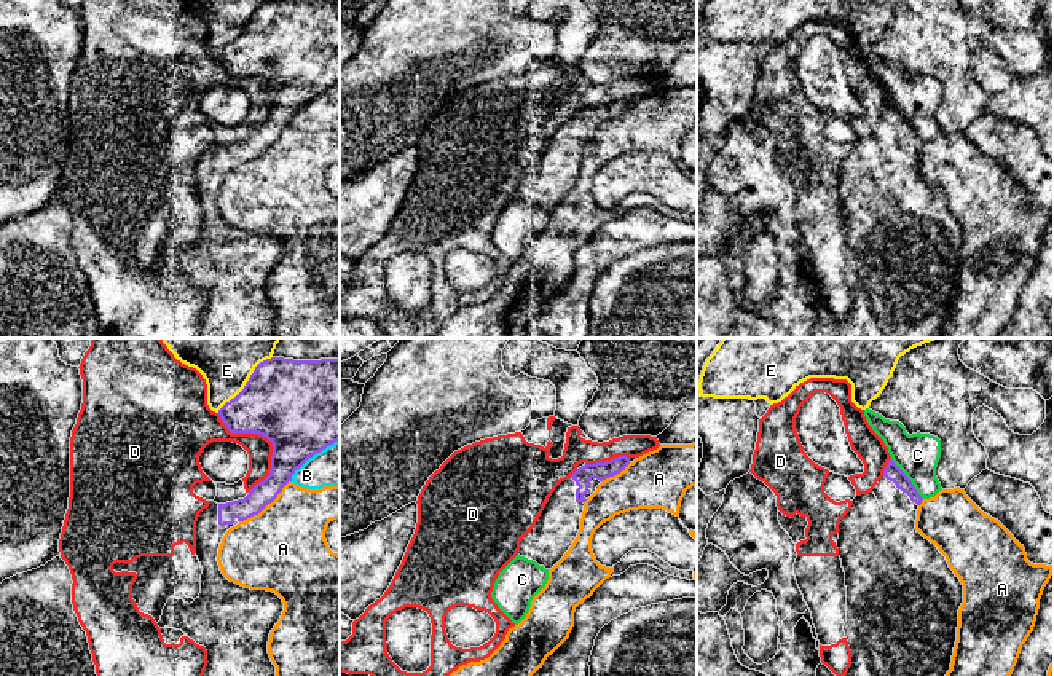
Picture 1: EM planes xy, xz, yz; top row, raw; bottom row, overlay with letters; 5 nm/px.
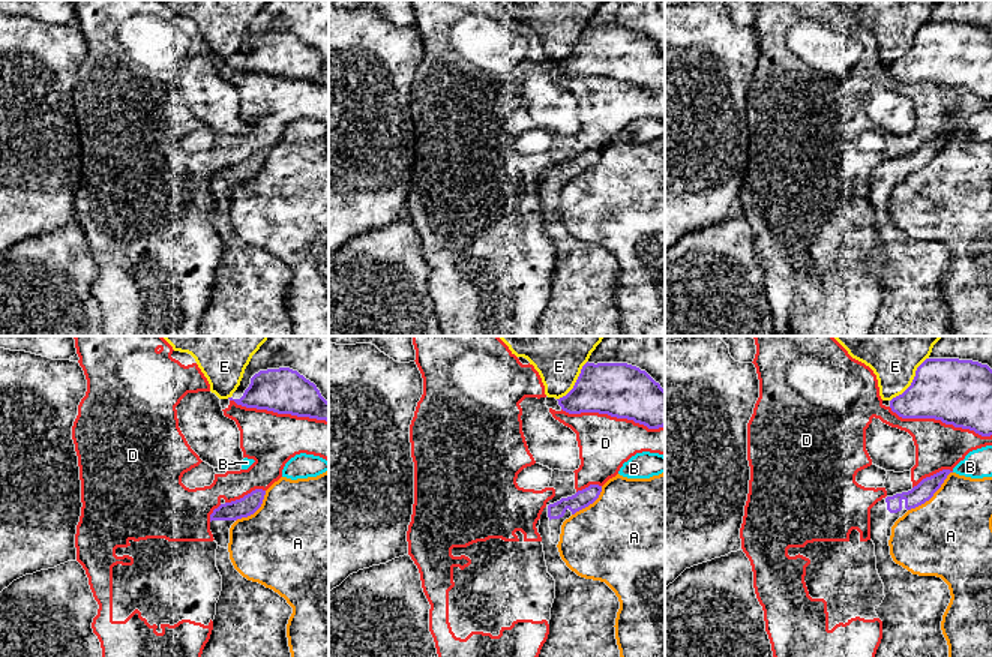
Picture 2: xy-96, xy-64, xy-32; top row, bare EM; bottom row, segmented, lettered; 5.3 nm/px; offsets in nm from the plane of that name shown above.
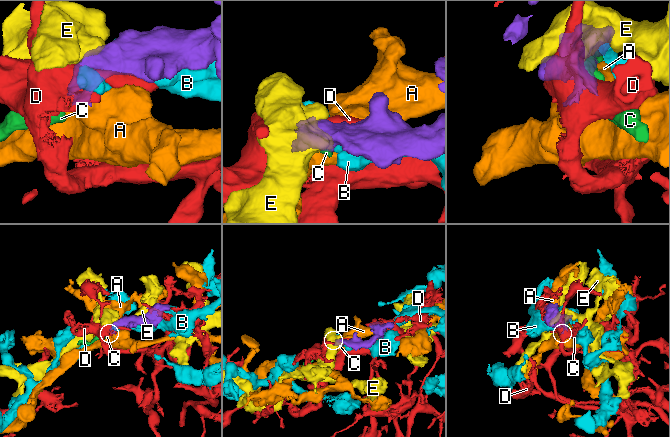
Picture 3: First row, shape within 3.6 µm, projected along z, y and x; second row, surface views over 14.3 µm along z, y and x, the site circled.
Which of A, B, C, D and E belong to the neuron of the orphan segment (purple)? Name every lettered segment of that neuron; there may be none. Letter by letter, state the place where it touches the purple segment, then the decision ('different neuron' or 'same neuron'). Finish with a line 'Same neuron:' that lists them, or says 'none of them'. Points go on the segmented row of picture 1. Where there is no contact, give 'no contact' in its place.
A: xy (265, 506) | different neuron
B: xy (311, 456) | different neuron
C: yz (908, 479) | different neuron
D: xy (267, 437) | different neuron
E: xy (246, 383) | different neuron
Same neuron: none of them

